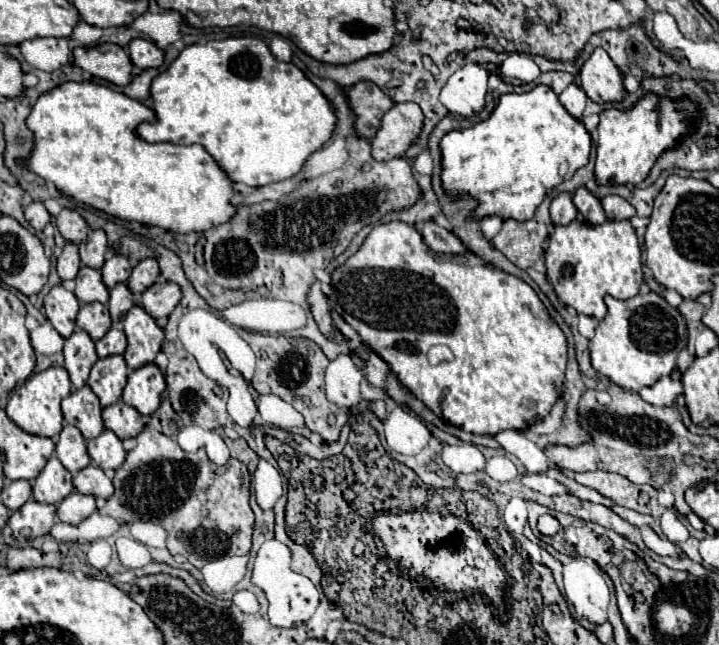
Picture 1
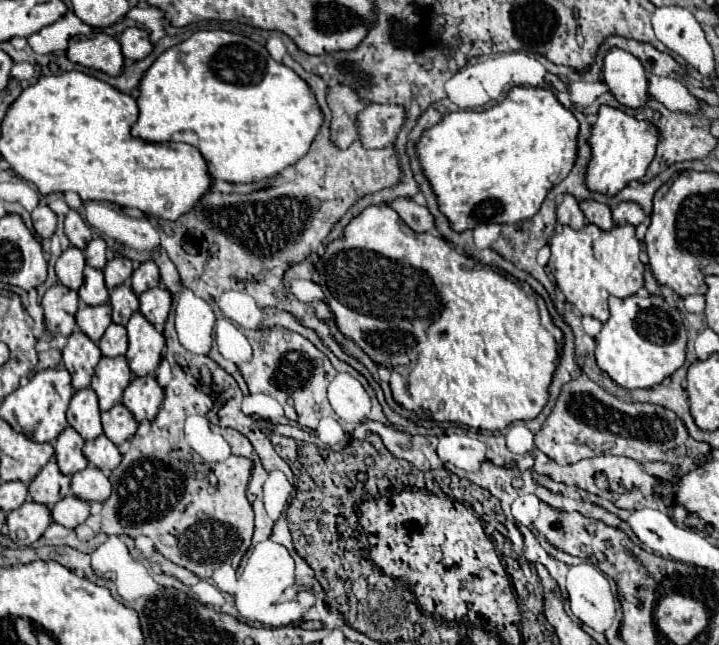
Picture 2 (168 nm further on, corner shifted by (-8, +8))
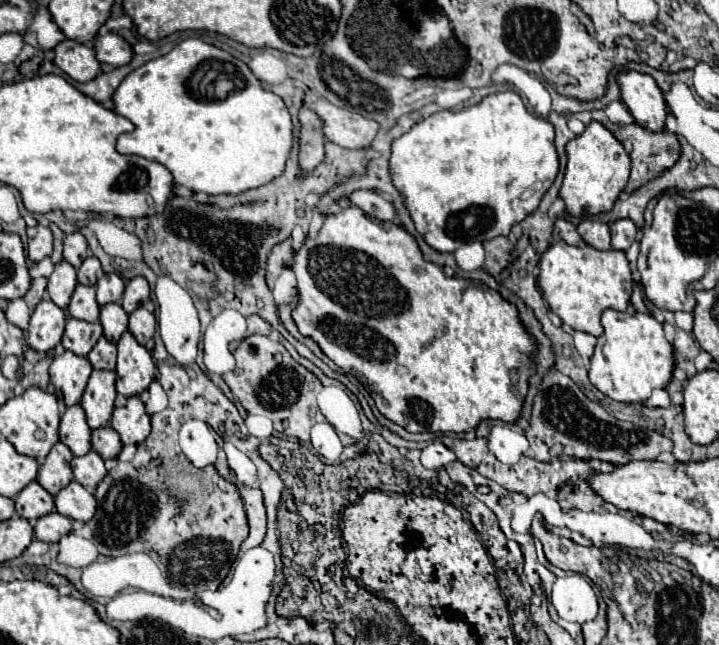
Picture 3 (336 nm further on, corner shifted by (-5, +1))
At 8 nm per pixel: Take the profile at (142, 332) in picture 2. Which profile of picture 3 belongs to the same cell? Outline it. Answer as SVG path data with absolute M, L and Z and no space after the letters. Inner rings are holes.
M126 331L118 341L116 391L124 397L140 395L156 377L156 361L152 353Z

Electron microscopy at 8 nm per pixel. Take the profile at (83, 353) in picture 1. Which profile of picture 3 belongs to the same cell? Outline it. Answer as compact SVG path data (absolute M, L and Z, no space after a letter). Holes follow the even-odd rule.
M64 351L60 357L54 357L50 365L50 379L56 387L58 399L64 401L64 407L80 403L90 373L92 365L86 357L80 357L72 351Z

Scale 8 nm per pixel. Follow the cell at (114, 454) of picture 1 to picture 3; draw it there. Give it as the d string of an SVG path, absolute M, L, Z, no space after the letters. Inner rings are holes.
M92 449L86 455L74 457L70 463L72 471L74 471L74 479L78 483L82 483L86 489L94 491L98 487L98 483L106 477L106 467L104 467L104 459Z

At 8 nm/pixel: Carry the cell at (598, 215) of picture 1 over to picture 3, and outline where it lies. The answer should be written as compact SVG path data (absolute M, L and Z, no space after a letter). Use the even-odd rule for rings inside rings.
M584 219L578 225L578 233L582 235L582 239L588 245L592 245L596 249L610 249L610 229L606 223Z

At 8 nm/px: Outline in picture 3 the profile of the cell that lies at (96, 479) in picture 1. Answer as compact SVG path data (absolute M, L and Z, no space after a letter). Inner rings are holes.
M76 481L66 485L54 497L54 505L56 505L58 513L72 517L74 521L90 521L96 513L96 507L98 507L94 493L88 491L86 487L82 487L80 483L76 483Z

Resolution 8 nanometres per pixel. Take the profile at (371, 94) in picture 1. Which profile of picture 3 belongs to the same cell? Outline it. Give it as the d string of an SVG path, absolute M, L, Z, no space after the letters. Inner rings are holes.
M310 107L300 109L300 167L302 173L312 171L326 157L326 137L324 137L324 121Z

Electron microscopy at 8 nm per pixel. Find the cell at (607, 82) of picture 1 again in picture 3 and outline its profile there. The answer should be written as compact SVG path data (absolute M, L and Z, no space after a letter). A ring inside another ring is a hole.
M622 69L616 75L616 81L620 87L622 103L628 107L636 123L650 131L662 131L666 117L666 101L656 81L650 75L632 69Z

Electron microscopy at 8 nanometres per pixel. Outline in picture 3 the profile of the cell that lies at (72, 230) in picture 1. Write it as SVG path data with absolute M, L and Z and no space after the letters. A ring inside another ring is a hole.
M78 231L64 237L64 259L74 267L80 267L82 261L88 257L88 243L86 237Z

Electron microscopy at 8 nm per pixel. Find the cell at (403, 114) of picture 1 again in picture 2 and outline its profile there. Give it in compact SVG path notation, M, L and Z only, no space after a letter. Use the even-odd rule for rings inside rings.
M367 104L357 114L357 134L365 148L385 148L395 142L399 128L403 126L405 112L401 106L391 104Z

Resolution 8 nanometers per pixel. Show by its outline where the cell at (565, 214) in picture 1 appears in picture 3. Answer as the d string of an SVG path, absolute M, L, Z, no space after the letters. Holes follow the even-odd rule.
M556 219L556 223L554 223L554 229L558 231L558 235L566 241L566 243L570 243L570 245L584 245L584 239L580 237L580 233L576 231L576 225L574 223L570 223L568 219Z

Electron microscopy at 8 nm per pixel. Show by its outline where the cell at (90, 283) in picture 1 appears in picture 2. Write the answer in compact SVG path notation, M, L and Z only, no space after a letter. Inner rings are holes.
M85 266L85 282L79 288L79 298L87 304L87 306L99 306L99 304L107 304L109 302L109 292L105 288L103 282L103 272L95 270L91 266Z

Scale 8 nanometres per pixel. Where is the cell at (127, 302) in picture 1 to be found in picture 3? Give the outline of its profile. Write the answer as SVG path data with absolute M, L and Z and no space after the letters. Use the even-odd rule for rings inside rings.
M108 303L100 307L100 323L104 327L104 337L116 343L120 335L128 329L128 313L120 303Z

